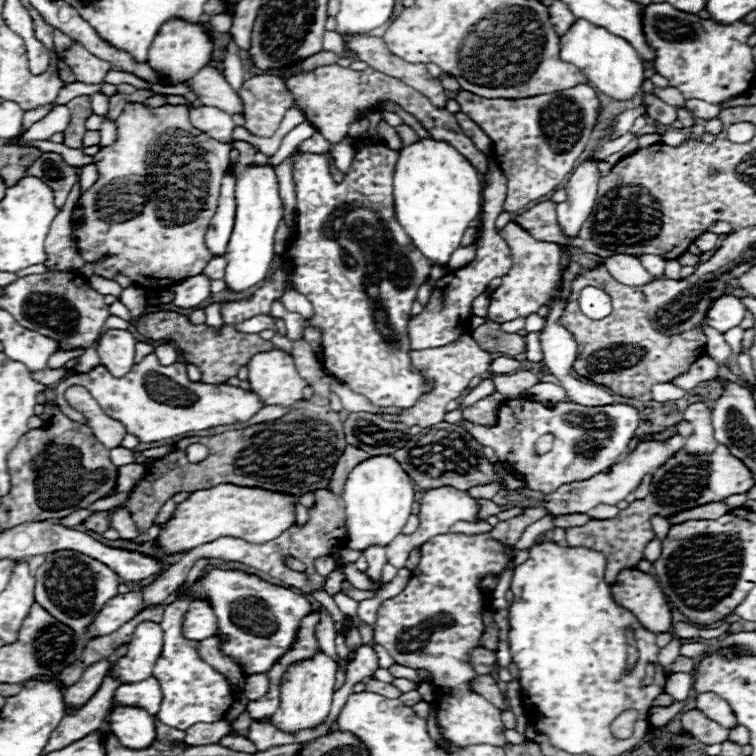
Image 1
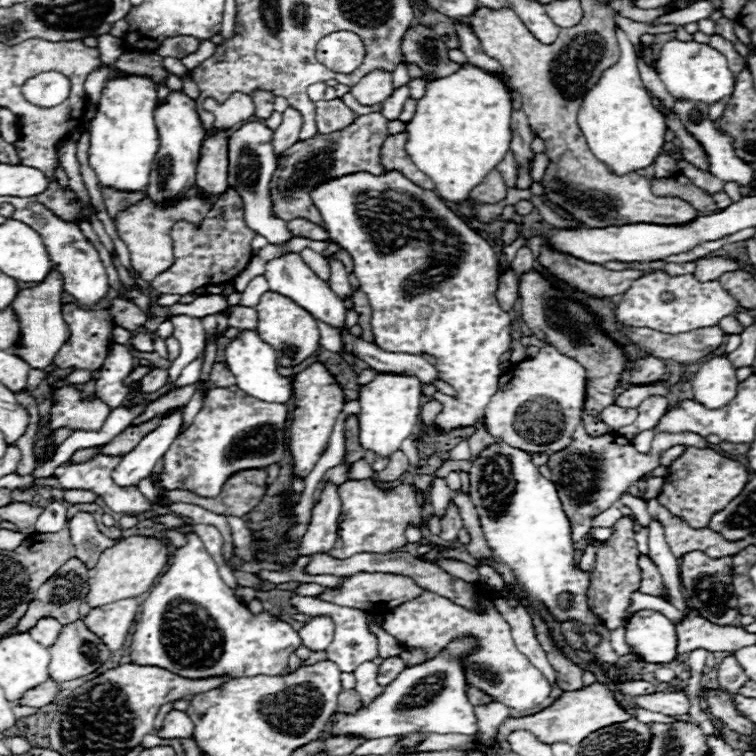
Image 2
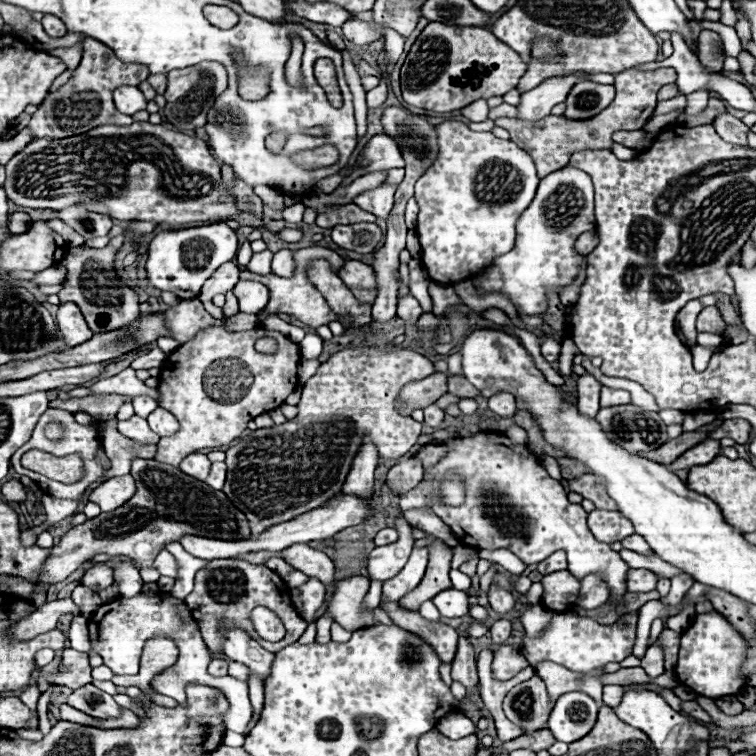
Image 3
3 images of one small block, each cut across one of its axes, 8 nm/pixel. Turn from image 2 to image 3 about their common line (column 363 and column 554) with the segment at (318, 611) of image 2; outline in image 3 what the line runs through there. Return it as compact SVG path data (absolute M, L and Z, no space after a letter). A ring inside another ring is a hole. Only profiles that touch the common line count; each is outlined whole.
M552 612L550 624L536 636L524 636L518 652L536 668L540 662L554 662L572 672L588 674L590 670L602 668L608 662L622 662L632 654L632 646L636 642L636 622L638 612L630 612L624 616L626 624L604 626L588 616L578 616L572 612Z

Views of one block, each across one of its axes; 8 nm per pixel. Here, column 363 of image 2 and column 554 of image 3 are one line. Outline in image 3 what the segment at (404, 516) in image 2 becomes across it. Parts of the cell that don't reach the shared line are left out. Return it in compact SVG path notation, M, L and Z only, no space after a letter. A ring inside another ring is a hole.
M446 426L450 432L446 438L446 472L464 480L464 502L460 506L448 506L440 500L440 494L432 494L428 502L430 510L450 528L462 530L462 540L478 550L506 548L526 564L542 562L552 552L564 550L572 576L582 580L588 574L600 574L610 588L610 598L620 602L626 594L628 564L610 544L602 544L592 536L586 524L588 512L580 504L568 502L564 486L548 476L528 446L512 444L506 436L492 432L470 432L462 436L460 428L466 426Z

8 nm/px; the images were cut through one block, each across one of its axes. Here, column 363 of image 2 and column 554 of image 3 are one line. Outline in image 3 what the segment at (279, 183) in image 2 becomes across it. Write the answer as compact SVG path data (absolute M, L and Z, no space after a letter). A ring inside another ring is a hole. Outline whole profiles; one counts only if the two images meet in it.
M658 68L650 72L636 72L636 70L626 70L616 74L616 98L614 102L598 114L598 118L590 118L590 122L574 122L562 116L552 116L542 118L542 122L518 122L518 118L498 118L496 126L502 126L510 132L510 140L526 150L538 170L538 178L548 176L550 172L562 170L568 166L570 156L580 150L610 150L612 148L612 134L618 130L640 130L644 124L652 118L654 108L656 108L656 94L662 86L674 84L676 82L676 72L670 68Z

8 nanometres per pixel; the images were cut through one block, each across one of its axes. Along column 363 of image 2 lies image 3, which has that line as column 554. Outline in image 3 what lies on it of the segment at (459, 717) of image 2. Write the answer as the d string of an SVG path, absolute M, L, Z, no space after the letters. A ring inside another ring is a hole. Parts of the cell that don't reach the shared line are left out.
M566 692L556 700L548 728L556 740L572 744L584 738L596 724L600 706L584 692Z

